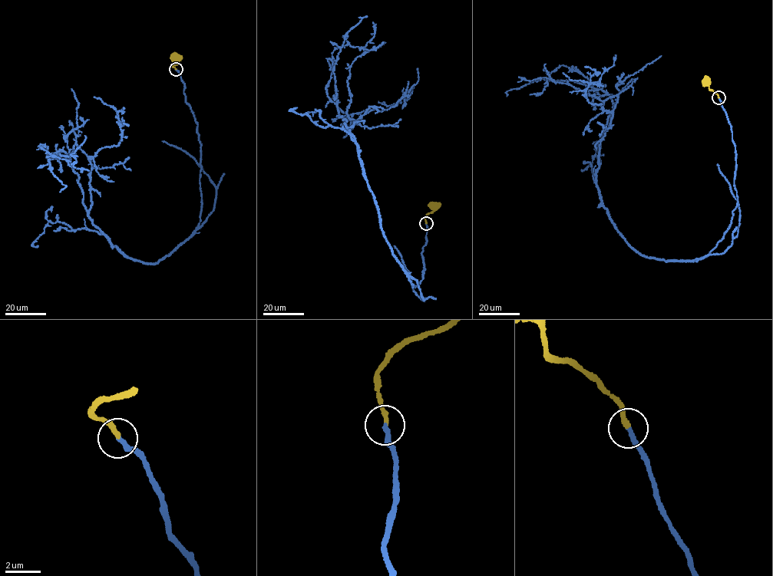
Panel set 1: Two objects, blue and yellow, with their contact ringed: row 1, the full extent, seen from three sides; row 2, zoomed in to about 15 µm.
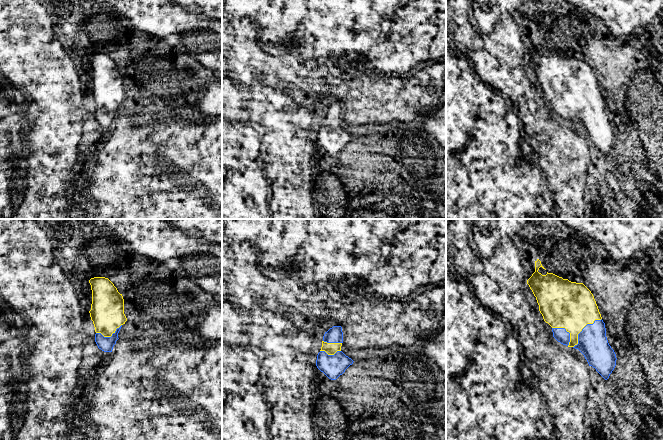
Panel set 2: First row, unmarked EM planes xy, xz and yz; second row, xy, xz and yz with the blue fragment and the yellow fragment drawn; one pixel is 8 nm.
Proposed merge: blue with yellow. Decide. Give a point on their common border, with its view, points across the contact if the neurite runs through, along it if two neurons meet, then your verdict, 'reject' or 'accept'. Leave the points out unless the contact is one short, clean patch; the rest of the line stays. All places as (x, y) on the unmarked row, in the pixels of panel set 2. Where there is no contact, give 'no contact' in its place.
meets blue in yz at (582, 105); runs through yz (592, 118), (582, 105), (574, 90), (564, 80); accept

